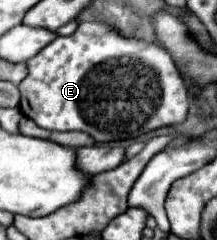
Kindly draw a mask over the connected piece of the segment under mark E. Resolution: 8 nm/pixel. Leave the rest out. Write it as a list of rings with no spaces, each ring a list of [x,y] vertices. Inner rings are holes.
[[[81,22],[75,34],[55,38],[27,60],[27,68],[29,76],[19,84],[19,108],[47,130],[81,130],[107,144],[187,118],[187,86],[169,52],[145,40],[129,40],[101,22]]]

